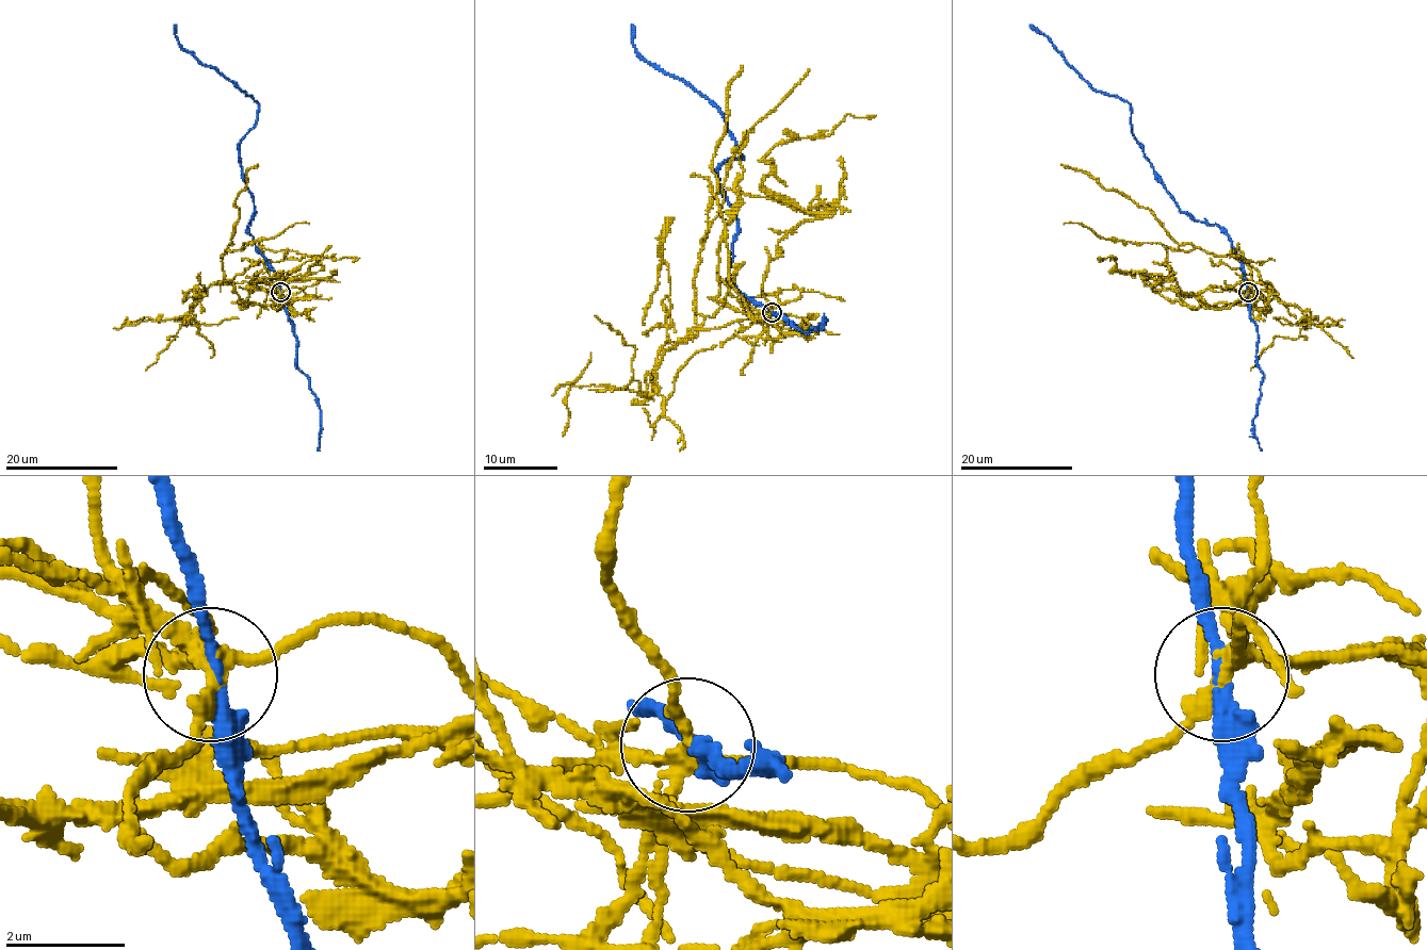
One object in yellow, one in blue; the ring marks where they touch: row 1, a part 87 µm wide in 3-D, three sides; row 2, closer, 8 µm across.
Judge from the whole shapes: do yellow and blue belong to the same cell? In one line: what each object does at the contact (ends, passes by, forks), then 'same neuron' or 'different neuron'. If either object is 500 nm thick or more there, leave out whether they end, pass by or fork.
yellow forks there; blue passes by; different neuron

